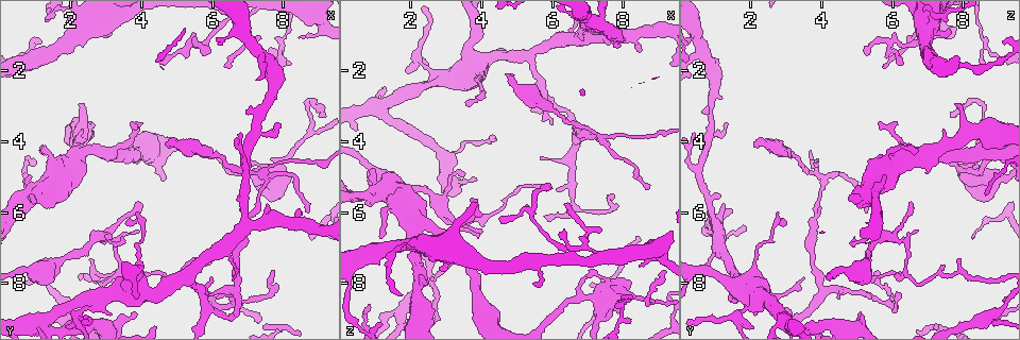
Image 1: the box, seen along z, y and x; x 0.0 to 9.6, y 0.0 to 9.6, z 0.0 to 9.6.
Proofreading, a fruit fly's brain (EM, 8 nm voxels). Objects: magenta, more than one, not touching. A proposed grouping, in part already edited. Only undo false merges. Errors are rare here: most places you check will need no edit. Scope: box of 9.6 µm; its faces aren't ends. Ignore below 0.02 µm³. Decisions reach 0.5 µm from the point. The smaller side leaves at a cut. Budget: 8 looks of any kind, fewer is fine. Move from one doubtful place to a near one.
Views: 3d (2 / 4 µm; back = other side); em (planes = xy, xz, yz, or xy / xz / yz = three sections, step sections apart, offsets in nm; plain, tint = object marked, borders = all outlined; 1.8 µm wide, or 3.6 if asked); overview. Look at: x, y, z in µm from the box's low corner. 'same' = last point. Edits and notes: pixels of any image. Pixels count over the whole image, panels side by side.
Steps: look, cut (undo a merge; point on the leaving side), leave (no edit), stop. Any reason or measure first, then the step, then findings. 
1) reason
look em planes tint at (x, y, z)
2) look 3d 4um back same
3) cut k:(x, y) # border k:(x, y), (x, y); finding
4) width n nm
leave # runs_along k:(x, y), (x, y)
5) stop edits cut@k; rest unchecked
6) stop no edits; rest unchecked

look 3d 2um back at (7.55, 5.05, 4.10)

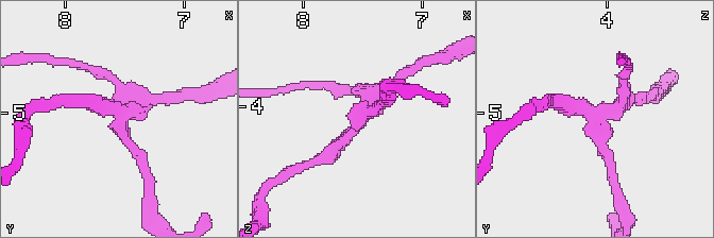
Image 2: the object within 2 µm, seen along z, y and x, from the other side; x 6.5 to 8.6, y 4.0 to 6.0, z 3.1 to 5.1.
look em planes tint at (7.52, 5.10, 4.04)

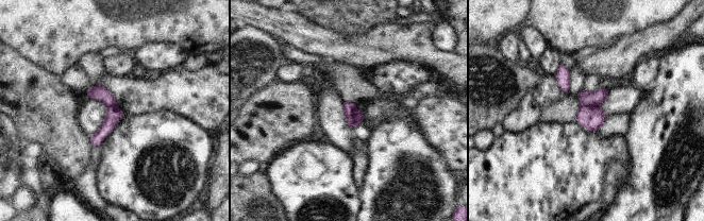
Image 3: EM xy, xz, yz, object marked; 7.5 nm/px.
cut 3:(597, 98) # border 3:(583, 103), (597, 105); two neurons meet here

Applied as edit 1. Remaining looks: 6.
redraw
look overview

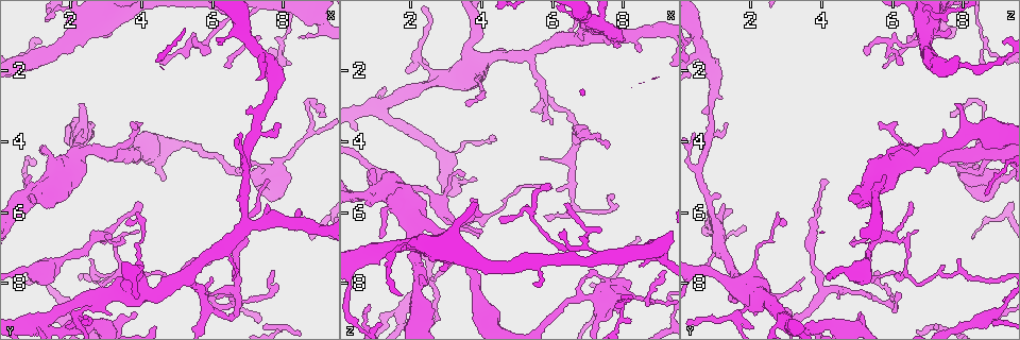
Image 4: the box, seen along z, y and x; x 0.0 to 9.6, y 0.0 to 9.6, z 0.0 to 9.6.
a fork
look em planes borders at (5.85, 8.65, 2.80)

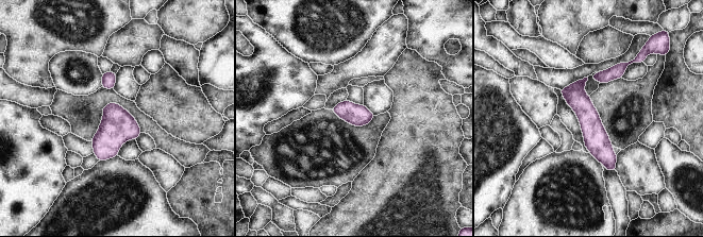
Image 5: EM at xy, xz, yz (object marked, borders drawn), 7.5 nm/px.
width 160 nm
leave # runs_along 5:(624, 65), (580, 85), (611, 168); one neuron here

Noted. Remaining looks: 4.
thin arm on a thick one
look 3d 4um at (2.70, 8.60, 2.30)

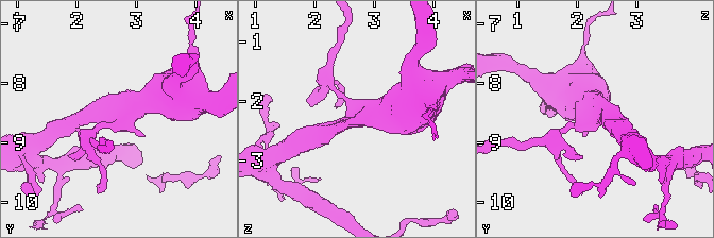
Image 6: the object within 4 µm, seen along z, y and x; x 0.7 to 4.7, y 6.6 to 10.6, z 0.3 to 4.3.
arms 3
look em xz step 16 tint at (2.75, 8.50, 2.25)

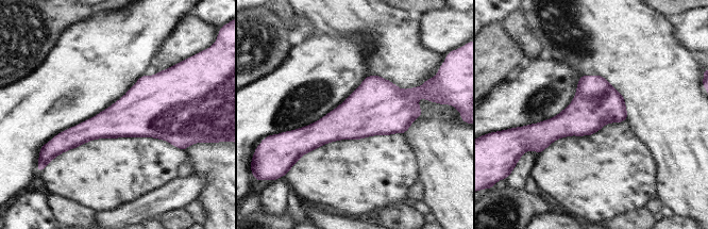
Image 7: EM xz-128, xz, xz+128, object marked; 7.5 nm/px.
look em planes tint same

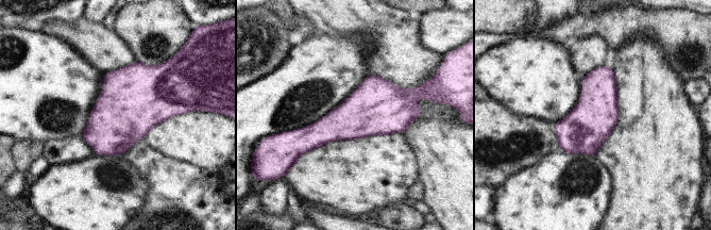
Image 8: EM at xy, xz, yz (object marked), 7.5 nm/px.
leave # one neuron here

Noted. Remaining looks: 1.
stop edits cut@3; rest unchecked

